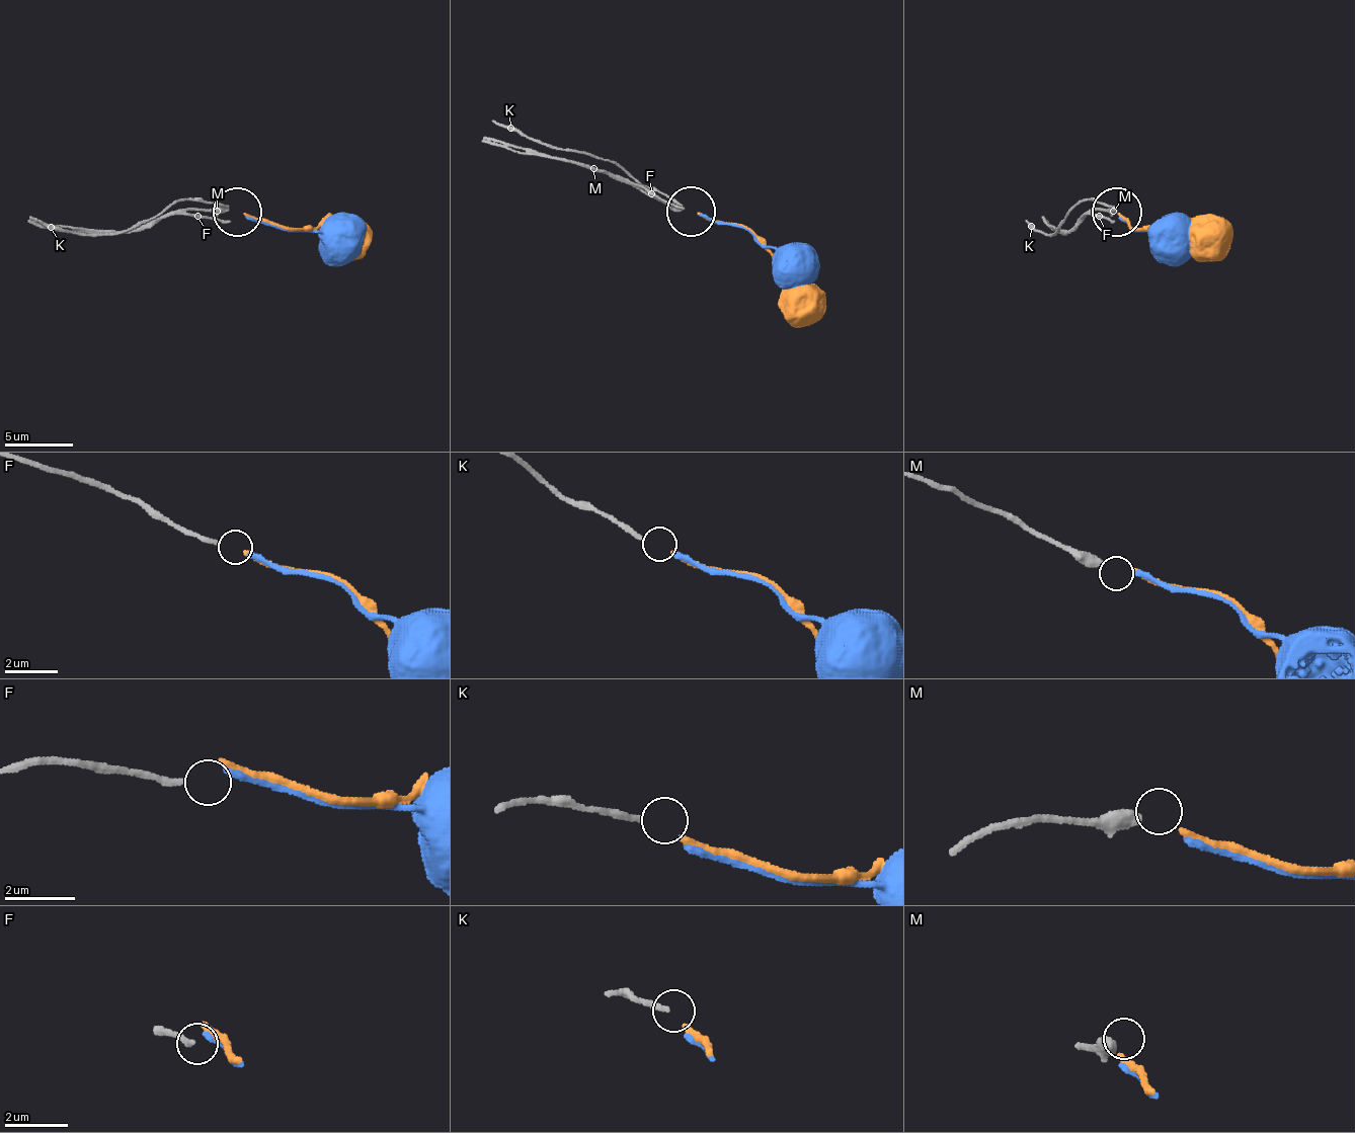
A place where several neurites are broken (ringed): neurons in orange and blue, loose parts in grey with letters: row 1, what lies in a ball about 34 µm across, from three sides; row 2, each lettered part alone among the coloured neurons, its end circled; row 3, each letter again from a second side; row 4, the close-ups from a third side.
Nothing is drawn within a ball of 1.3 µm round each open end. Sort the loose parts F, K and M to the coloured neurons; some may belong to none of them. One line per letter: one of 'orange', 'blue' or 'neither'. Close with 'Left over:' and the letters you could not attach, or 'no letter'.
F: neither
K: neither
M: neither
Left over: F, K, M

